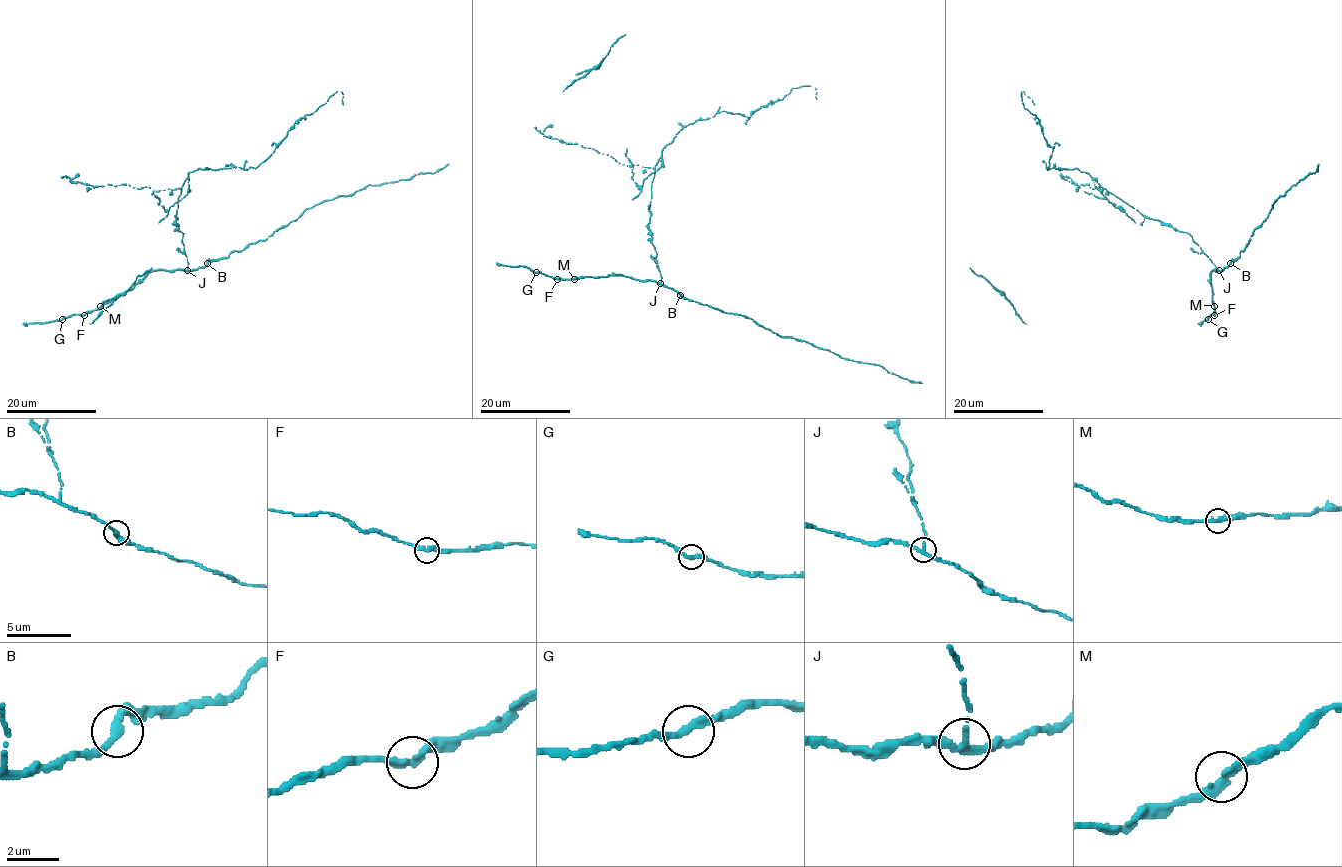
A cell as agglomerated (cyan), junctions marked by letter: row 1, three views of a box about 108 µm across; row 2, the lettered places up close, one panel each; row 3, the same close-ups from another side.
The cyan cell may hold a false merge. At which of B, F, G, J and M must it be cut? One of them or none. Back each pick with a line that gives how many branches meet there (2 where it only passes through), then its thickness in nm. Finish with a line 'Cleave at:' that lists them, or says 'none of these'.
J: Branches: 2. Thickness 320 nm
Cleave at: J

